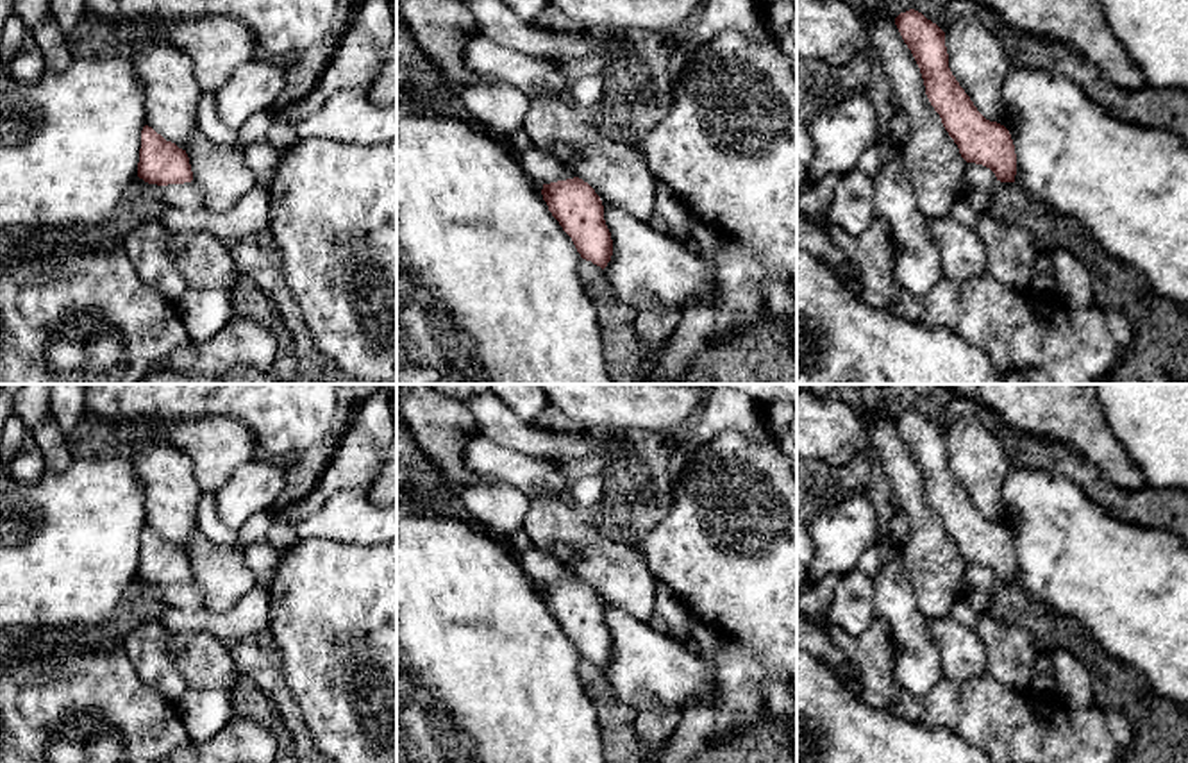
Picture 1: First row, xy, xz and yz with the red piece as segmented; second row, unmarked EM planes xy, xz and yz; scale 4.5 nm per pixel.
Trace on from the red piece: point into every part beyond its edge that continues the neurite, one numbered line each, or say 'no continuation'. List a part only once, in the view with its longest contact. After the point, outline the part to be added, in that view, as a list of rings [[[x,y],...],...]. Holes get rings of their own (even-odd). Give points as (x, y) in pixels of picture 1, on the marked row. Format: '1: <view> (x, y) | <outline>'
no continuation

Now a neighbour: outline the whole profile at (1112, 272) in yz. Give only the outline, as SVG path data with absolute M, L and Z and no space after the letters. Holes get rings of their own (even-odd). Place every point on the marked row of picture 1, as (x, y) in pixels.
M1095 256L1095 302L1120 309L1133 331L1129 350L1099 384L1188 384L1188 306L1159 298L1140 270Z

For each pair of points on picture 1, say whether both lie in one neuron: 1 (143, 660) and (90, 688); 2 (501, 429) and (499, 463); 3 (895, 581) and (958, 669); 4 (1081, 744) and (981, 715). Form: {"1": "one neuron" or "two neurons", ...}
{"1": "two neurons", "2": "two neurons", "3": "two neurons", "4": "one neuron"}

